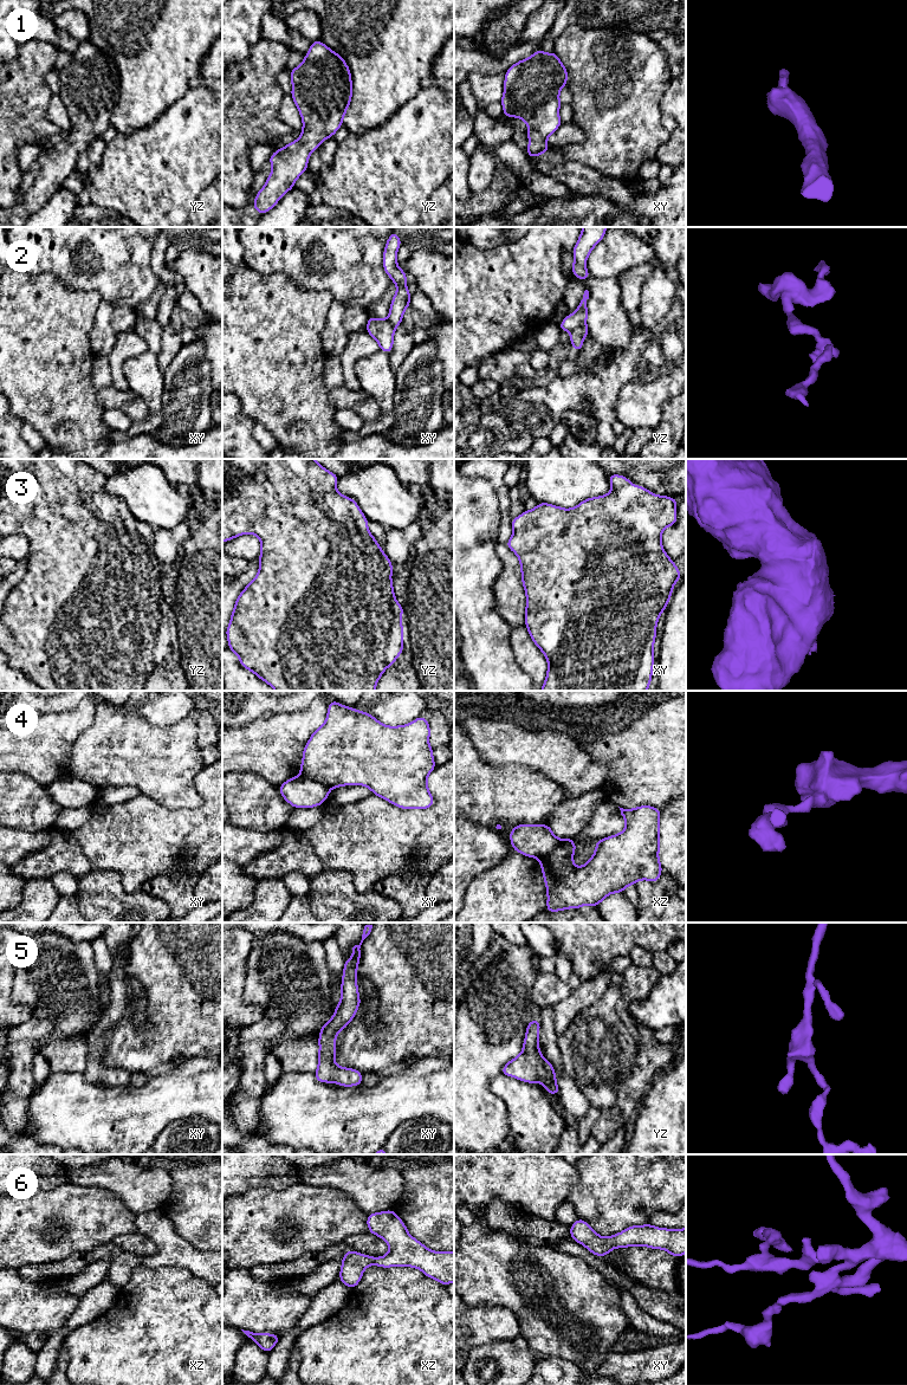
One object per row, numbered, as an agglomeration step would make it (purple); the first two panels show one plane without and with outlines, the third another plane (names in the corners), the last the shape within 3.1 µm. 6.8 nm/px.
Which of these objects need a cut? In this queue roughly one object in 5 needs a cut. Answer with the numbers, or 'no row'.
2, 4

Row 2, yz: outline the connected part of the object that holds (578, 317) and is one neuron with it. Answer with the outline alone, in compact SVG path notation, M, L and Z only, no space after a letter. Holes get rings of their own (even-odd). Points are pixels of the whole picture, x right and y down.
M585 290L577 310L574 313L566 316L559 324L561 331L566 331L566 332L572 331L576 328L581 326L582 324L587 323L587 318L588 318L587 302L588 302L588 299L589 299L589 291Z

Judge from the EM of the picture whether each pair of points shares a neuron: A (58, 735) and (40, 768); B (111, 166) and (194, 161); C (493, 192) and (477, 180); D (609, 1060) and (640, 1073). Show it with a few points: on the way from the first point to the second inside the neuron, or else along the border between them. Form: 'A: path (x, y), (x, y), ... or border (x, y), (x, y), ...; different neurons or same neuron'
A: path (50, 743), (43, 750), (43, 759); same neuron
B: path (131, 167), (134, 169), (167, 169), (174, 162); same neuron
C: border (493, 180), (484, 189), (472, 194); different neurons
D: border (637, 1048), (634, 1068), (619, 1082), (616, 1093); different neurons

